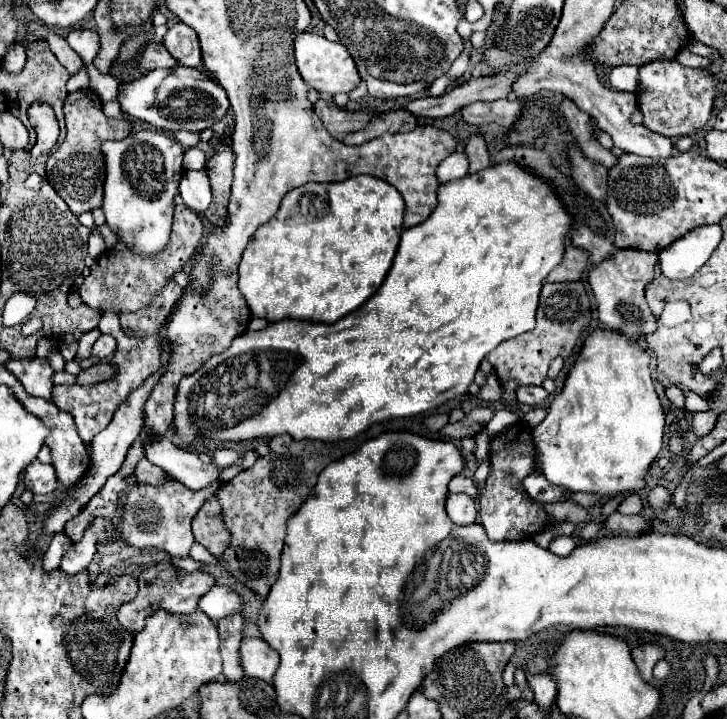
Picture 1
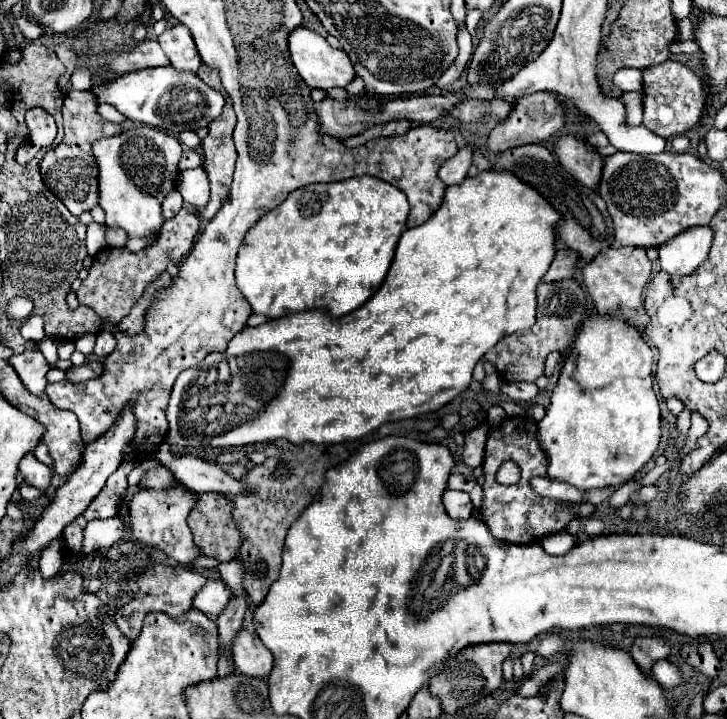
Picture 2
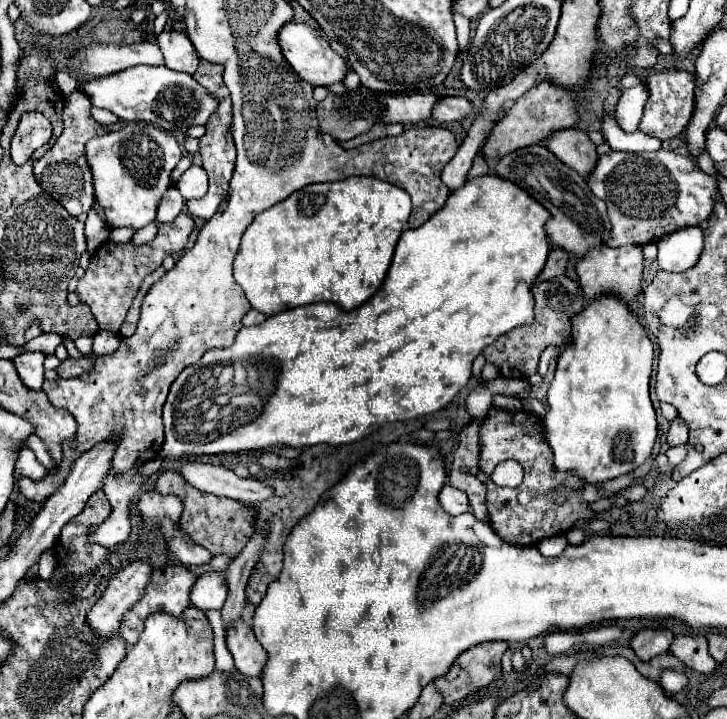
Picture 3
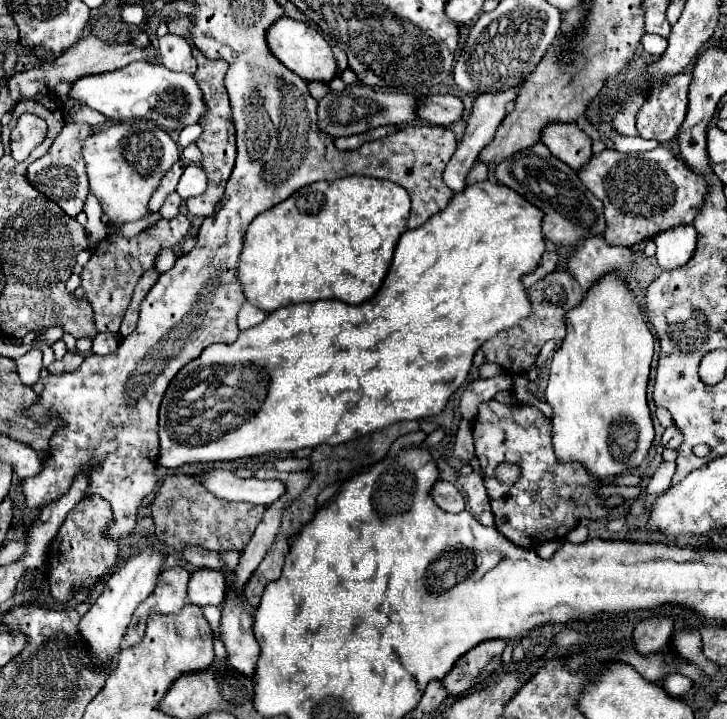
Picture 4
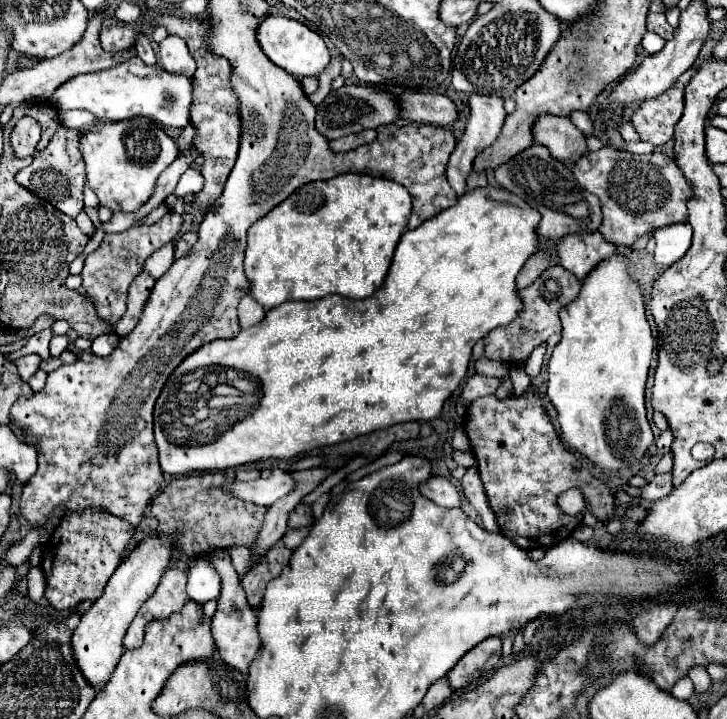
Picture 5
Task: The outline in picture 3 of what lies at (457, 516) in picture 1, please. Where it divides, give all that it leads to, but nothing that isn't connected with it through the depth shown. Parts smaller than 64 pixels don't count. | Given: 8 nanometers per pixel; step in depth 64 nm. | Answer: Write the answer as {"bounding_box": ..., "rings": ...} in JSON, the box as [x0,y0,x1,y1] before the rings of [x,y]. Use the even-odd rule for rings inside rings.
{"bounding_box":[438,484,470,516],"rings":[[[448,484],[442,486],[442,490],[438,494],[438,500],[440,500],[442,508],[452,516],[458,516],[458,514],[464,514],[464,512],[470,510],[466,494],[462,490],[456,490],[456,488],[448,486]]]}

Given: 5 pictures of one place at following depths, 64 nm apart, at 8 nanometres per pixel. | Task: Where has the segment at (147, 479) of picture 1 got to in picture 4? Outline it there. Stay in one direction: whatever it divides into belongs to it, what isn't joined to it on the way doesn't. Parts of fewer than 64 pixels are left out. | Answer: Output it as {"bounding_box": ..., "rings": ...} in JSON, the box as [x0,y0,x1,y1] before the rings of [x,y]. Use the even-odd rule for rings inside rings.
{"bounding_box":[150,474,266,552],"rings":[[[170,474],[158,488],[150,510],[156,524],[156,538],[162,544],[174,546],[176,550],[180,550],[182,544],[182,546],[202,546],[212,552],[226,552],[226,550],[244,550],[244,544],[248,544],[248,540],[252,538],[252,532],[260,524],[266,508],[216,498],[202,486],[200,478]]]}

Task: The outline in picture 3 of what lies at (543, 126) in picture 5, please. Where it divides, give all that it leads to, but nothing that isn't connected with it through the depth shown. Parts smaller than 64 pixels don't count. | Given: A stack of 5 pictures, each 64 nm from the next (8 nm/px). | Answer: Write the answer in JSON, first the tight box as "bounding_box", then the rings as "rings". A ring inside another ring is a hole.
{"bounding_box":[546,128,598,178],"rings":[[[568,128],[568,130],[560,130],[560,132],[552,134],[546,140],[546,146],[550,152],[554,152],[558,156],[558,160],[568,164],[582,178],[586,178],[588,172],[592,172],[592,168],[598,160],[596,146],[588,138],[588,134],[578,128]]]}

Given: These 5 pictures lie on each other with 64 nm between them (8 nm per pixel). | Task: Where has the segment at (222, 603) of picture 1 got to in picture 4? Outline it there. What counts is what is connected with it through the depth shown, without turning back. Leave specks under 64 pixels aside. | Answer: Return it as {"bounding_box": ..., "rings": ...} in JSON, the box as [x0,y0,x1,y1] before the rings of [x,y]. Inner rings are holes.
{"bounding_box":[188,568,226,606],"rings":[[[198,568],[188,582],[188,600],[196,606],[222,606],[226,592],[226,580],[220,572]]]}

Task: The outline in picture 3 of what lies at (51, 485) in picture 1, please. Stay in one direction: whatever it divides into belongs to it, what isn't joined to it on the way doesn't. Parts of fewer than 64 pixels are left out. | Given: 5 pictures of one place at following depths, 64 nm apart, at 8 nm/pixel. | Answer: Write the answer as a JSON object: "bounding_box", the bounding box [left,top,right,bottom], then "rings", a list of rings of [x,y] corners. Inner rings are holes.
{"bounding_box":[16,446,46,480],"rings":[[[22,446],[16,458],[16,472],[20,476],[32,478],[32,480],[42,480],[46,476],[46,468],[36,460],[34,452],[28,446]]]}

